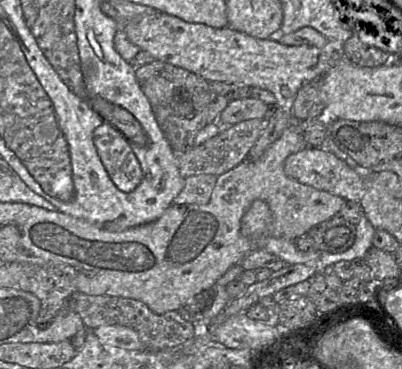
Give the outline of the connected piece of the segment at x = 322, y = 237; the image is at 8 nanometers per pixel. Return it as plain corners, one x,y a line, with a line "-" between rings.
335,215
312,227
307,235
314,241
316,251
342,253
354,244
356,225

